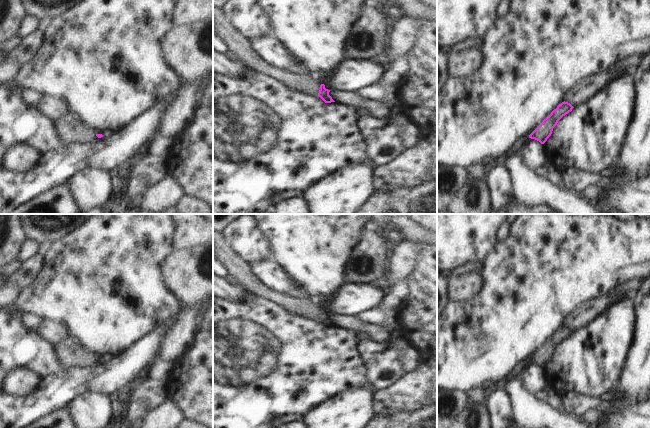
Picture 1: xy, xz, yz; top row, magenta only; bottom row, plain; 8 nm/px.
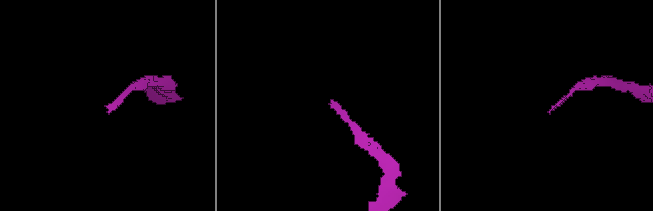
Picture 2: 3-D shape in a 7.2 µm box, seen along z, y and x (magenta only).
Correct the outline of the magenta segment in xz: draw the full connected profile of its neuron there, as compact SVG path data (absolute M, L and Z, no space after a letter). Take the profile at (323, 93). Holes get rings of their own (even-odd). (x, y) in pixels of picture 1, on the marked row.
M213 8L213 29L238 62L260 74L275 78L292 90L319 96L325 103L335 102L324 84L319 85L309 74L298 74L262 61L253 51L250 41L233 28L222 9Z

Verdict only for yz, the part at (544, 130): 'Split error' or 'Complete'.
Complete

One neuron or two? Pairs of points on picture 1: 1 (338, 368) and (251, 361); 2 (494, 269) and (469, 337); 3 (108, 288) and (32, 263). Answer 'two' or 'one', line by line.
1: one
2: one
3: two

